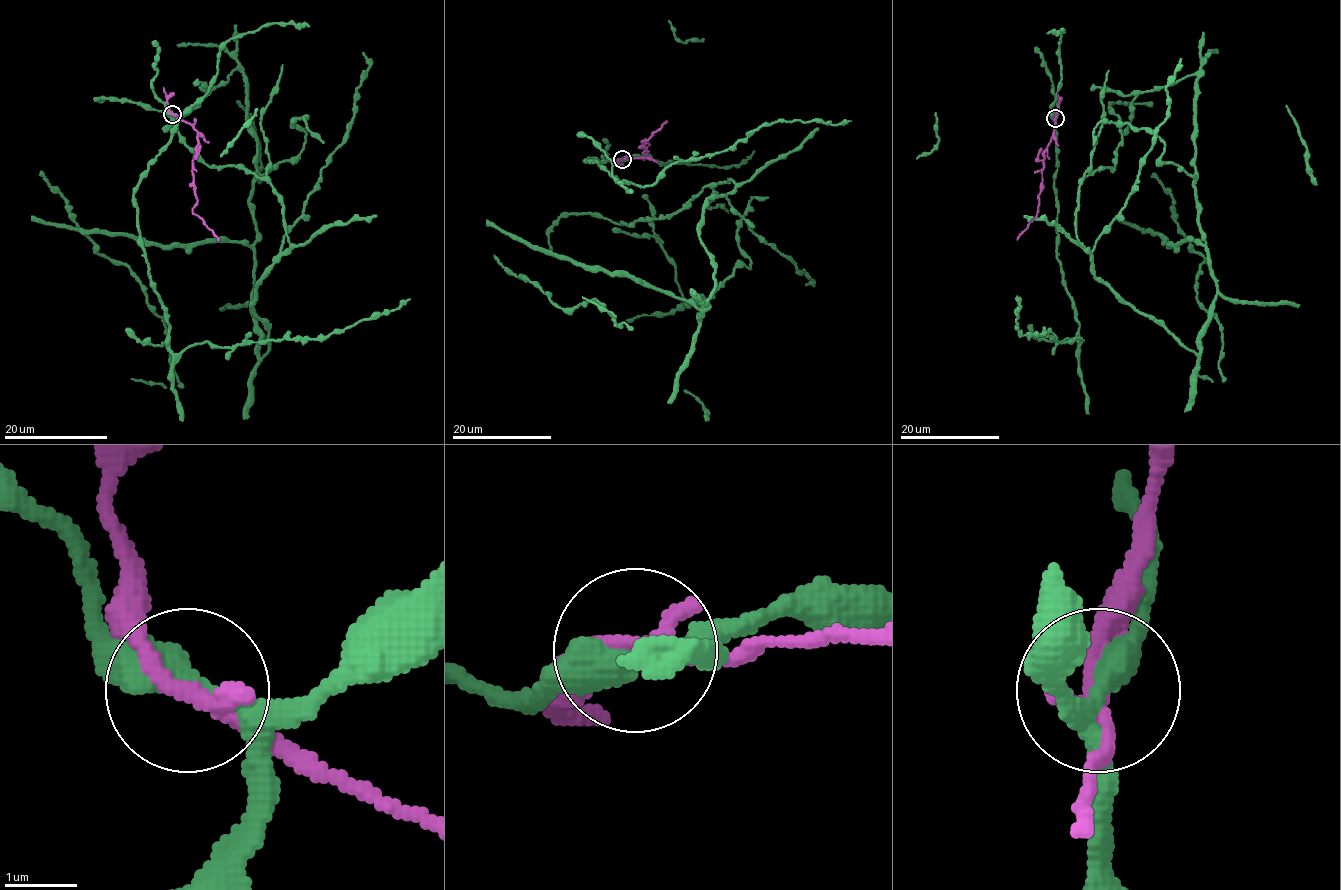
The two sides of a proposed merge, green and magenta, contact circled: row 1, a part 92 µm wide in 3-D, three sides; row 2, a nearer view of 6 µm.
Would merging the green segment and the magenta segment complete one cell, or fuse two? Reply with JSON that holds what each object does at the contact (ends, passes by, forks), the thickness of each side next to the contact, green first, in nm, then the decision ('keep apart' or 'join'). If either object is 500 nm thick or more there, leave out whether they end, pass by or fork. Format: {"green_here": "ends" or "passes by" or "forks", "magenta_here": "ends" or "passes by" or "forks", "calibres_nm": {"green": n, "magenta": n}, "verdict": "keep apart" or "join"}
{"green_here": "passes by", "magenta_here": "passes by", "calibres_nm": {"green": 360, "magenta": 240}, "verdict": "keep apart"}

